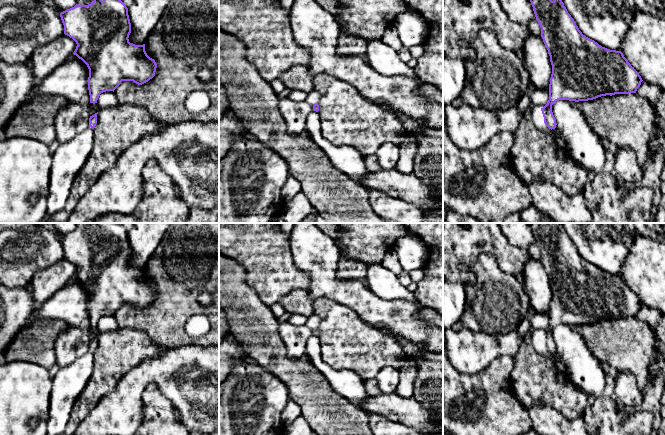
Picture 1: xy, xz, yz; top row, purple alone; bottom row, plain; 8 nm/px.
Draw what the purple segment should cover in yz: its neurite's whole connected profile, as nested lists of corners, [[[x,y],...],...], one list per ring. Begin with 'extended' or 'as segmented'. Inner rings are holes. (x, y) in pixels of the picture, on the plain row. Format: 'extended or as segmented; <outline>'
as segmented; [[[530,223],[536,244],[540,248],[541,261],[548,274],[552,289],[552,298],[549,308],[549,324],[541,332],[544,347],[549,353],[556,352],[556,343],[552,336],[552,329],[558,324],[588,325],[601,320],[615,318],[636,317],[643,305],[639,297],[631,290],[621,275],[610,274],[602,271],[594,264],[586,261],[575,248],[561,223]]]

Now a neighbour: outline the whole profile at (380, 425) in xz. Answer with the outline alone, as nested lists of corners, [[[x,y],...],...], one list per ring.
[[[369,414],[369,426],[374,435],[422,435],[422,432],[393,422],[380,414]]]

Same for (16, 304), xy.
[[[0,284],[0,356],[28,323],[35,308],[29,286],[8,288]]]

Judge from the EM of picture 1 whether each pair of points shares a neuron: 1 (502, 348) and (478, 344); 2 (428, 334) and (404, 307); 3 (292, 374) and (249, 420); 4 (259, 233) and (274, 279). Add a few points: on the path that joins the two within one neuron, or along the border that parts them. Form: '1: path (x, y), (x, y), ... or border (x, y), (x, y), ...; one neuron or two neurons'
1: path (496, 347), (484, 347); one neuron
2: path (421, 328), (407, 314); one neuron
3: border (264, 369), (274, 374), (286, 386), (290, 399); two neurons
4: path (259, 244), (271, 268); one neuron

